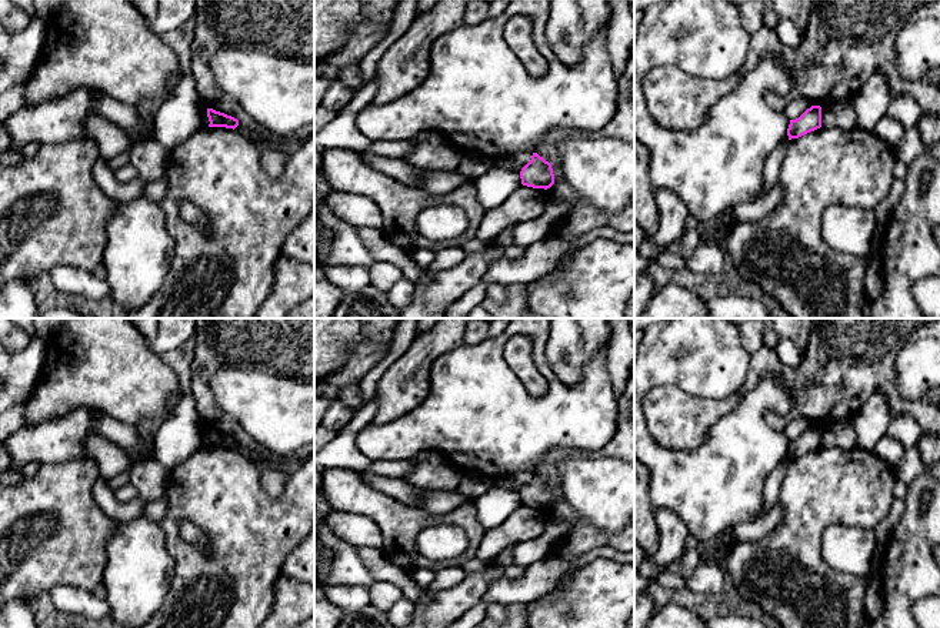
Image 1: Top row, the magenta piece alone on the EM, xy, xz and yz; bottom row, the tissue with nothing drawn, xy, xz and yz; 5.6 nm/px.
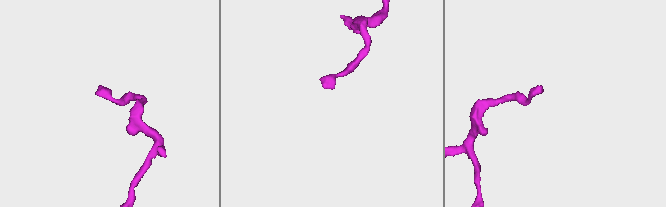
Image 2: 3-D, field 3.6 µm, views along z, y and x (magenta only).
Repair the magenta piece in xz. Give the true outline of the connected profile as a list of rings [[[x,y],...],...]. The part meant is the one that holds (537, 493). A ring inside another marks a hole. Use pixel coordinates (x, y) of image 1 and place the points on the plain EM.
[[[533,472],[531,480],[520,491],[521,504],[533,508],[550,508],[554,504],[551,484]]]

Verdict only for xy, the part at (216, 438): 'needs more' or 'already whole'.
already whole

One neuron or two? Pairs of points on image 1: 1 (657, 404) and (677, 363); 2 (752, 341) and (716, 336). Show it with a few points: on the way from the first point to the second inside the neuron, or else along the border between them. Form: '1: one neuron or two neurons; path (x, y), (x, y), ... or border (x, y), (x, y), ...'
1: two neurons; border (649, 390), (656, 386), (676, 384), (699, 397)
2: two neurons; border (739, 333), (743, 347), (750, 356)

